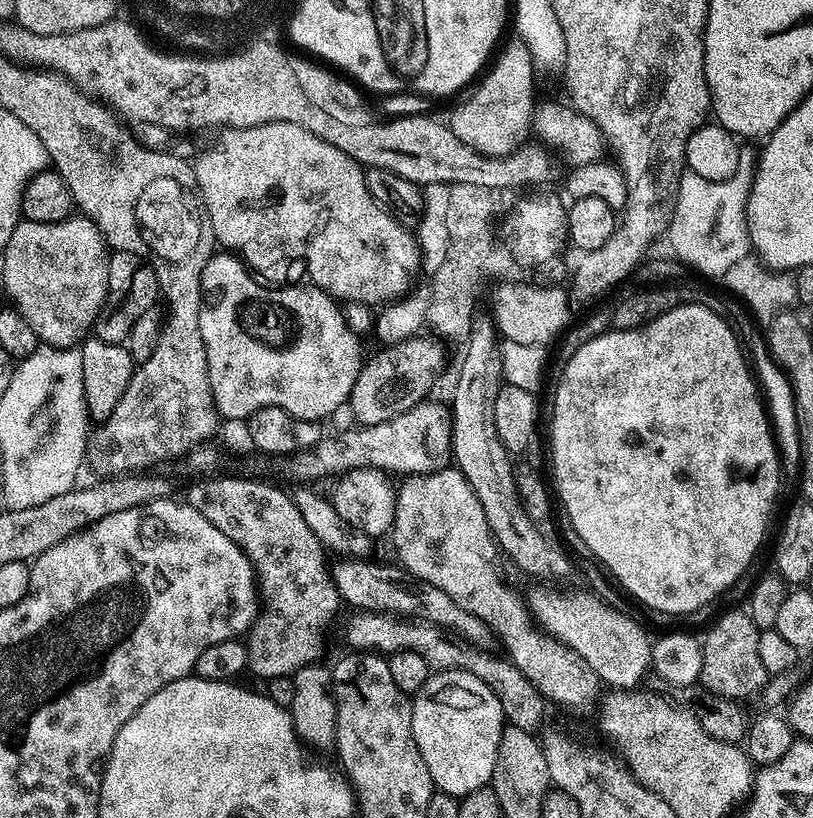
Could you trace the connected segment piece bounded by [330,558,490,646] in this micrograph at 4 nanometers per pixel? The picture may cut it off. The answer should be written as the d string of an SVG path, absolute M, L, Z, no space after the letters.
M340 558L336 565L331 565L332 581L345 605L353 604L351 607L356 610L395 612L402 616L429 620L446 630L465 636L472 644L484 646L489 643L487 640L490 640L490 633L487 626L474 614L462 610L458 602L442 594L438 586L422 583L399 563L379 564L376 560L368 559L372 558Z

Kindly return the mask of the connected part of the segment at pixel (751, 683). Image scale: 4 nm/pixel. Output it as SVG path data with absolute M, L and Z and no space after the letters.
M747 611L728 612L712 624L712 629L702 636L702 670L699 683L708 692L733 702L744 702L747 696L760 692L770 680L766 666L758 654L761 629L754 626Z

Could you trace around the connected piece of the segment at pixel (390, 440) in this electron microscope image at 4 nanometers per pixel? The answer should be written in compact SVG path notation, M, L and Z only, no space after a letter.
M421 401L392 420L353 428L334 438L323 437L311 450L293 457L295 474L315 480L329 475L340 476L360 468L376 468L388 474L398 472L400 476L429 475L437 471L451 453L451 409L430 401Z

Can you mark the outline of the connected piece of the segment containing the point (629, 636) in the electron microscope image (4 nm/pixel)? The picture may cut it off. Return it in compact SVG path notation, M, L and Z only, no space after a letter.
M554 592L538 593L534 603L535 619L549 635L555 636L582 658L586 658L590 670L594 670L594 674L609 689L639 689L640 679L649 675L652 667L653 641L648 640L643 626L634 617L603 604L599 595L584 592L578 592L575 596L558 596Z

